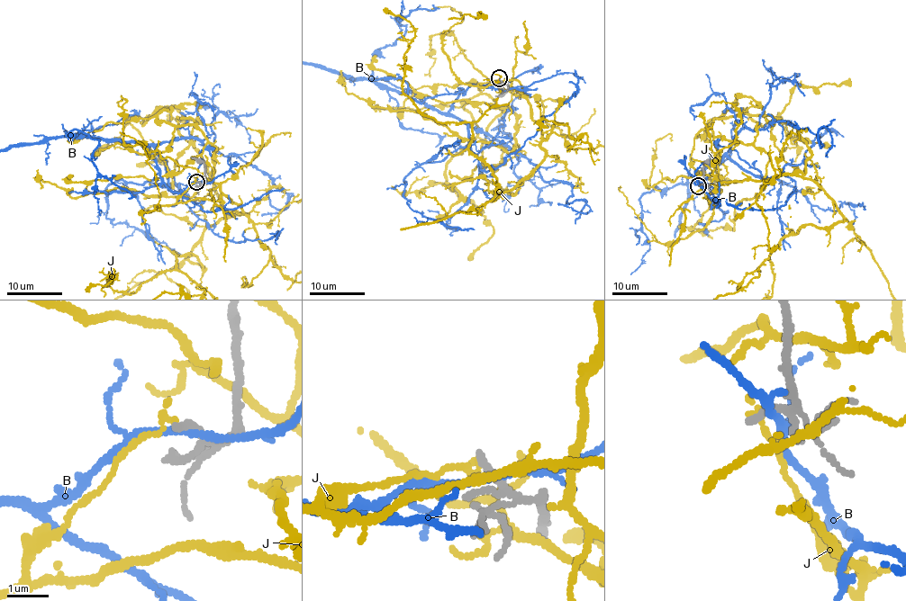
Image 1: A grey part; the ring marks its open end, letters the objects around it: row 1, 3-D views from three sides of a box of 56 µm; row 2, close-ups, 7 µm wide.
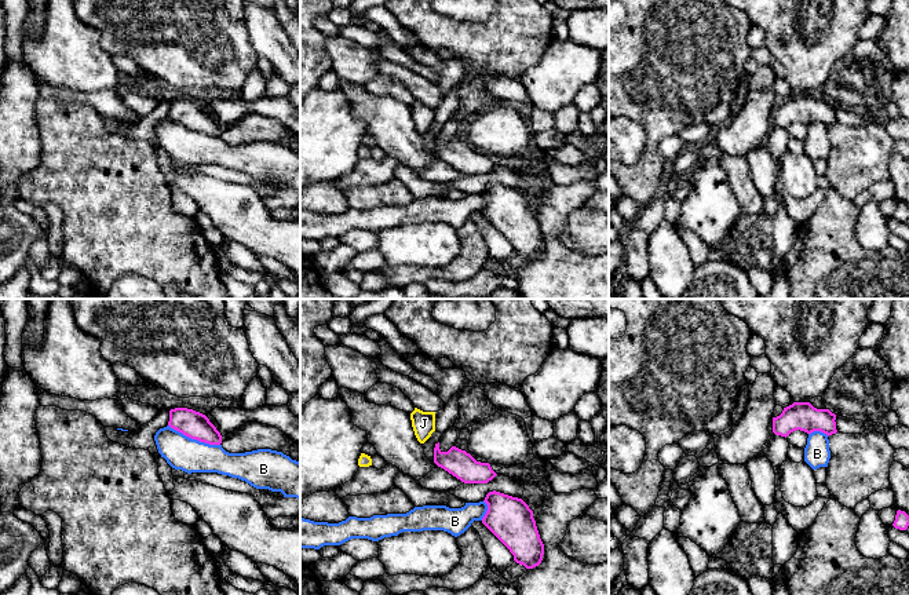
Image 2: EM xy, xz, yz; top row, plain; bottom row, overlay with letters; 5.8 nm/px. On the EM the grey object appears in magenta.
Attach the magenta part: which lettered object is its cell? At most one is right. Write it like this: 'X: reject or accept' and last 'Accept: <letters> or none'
B: reject
J: reject
Accept: none

